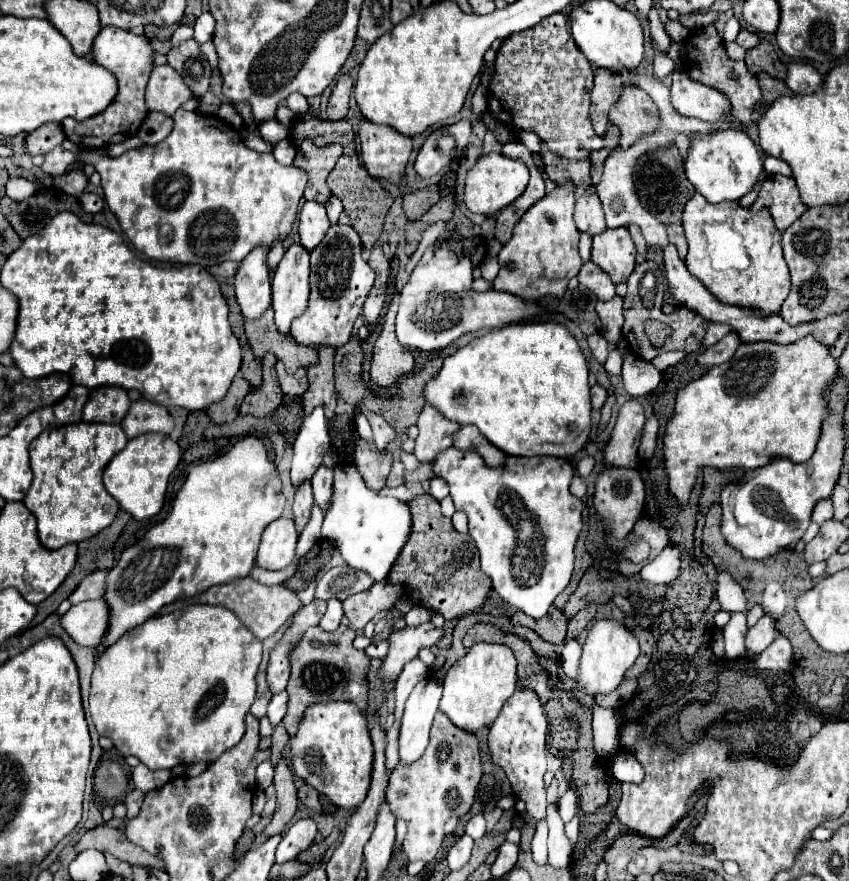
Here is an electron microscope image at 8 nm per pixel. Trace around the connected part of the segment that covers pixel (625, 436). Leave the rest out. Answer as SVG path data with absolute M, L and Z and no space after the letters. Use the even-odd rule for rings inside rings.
M629 400L621 406L611 438L603 450L605 468L637 468L637 448L643 434L645 410L637 400Z

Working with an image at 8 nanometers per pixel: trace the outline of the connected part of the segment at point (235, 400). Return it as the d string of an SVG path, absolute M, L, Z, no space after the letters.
M235 376L227 396L221 400L221 402L215 402L207 408L207 414L211 418L213 424L227 424L227 422L233 422L239 414L239 406L245 398L245 394L251 390L249 382L243 378L243 376Z

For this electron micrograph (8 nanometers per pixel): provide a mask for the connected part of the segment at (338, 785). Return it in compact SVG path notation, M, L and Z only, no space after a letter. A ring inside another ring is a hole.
M353 702L313 704L307 708L297 736L291 738L293 770L315 790L323 792L333 806L357 808L371 786L373 744L367 716Z

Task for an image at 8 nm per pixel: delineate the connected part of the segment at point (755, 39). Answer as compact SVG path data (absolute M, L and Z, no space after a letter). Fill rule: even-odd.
M741 30L739 36L737 36L737 44L741 44L745 50L751 50L751 48L755 48L759 44L759 36L749 32L749 30Z

